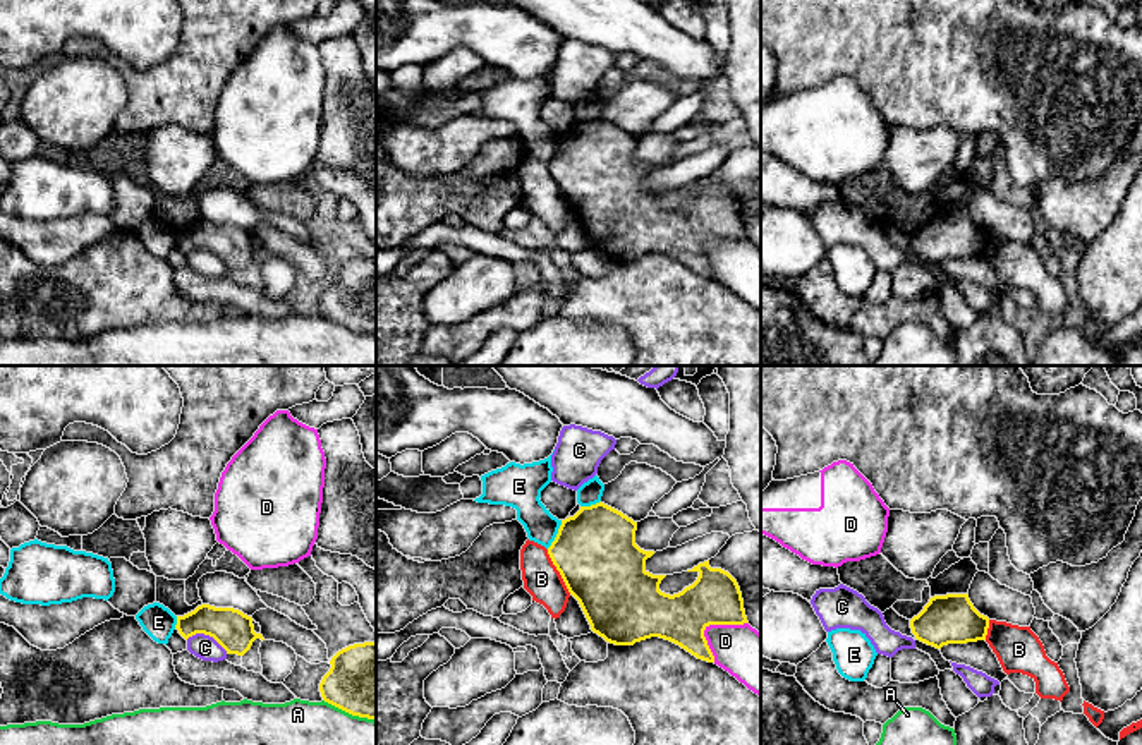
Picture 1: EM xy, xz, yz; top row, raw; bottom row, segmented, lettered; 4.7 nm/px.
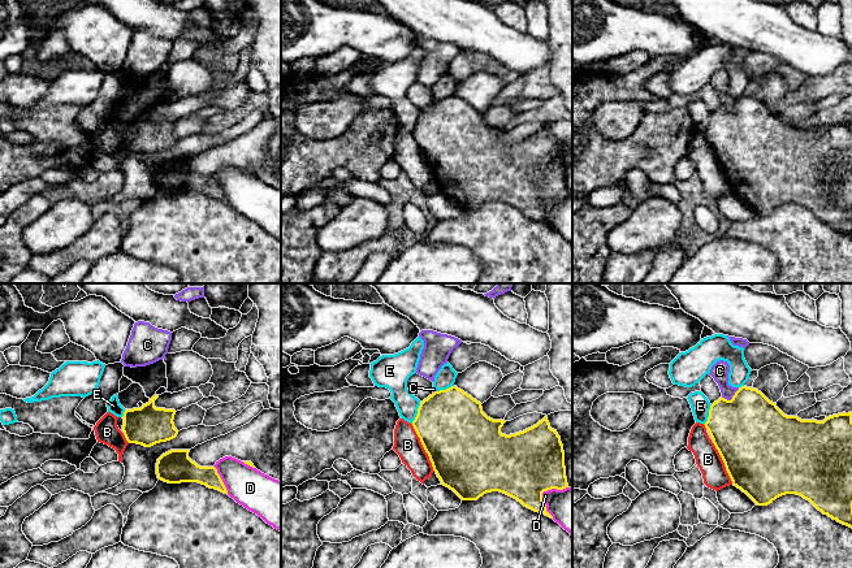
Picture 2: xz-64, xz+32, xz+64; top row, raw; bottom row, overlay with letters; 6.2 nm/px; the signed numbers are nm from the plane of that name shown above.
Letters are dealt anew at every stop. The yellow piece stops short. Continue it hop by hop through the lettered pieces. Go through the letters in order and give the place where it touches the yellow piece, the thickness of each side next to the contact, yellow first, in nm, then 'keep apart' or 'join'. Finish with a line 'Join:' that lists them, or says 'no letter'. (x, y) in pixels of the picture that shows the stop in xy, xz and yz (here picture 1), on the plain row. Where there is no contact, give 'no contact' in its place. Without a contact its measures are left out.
A: contact xy (349, 328); calibres 360 and 440 nm; keep apart
B: contact xz (558, 186); calibres 380 and 170 nm; keep apart
C: contact xy (206, 249); calibres 190 and 120 nm; keep apart
D: contact xz (710, 239); calibres 240 and 240 nm; keep apart
E: contact xz (557, 150); calibres 380 and 160 nm; keep apart
Join: no letter

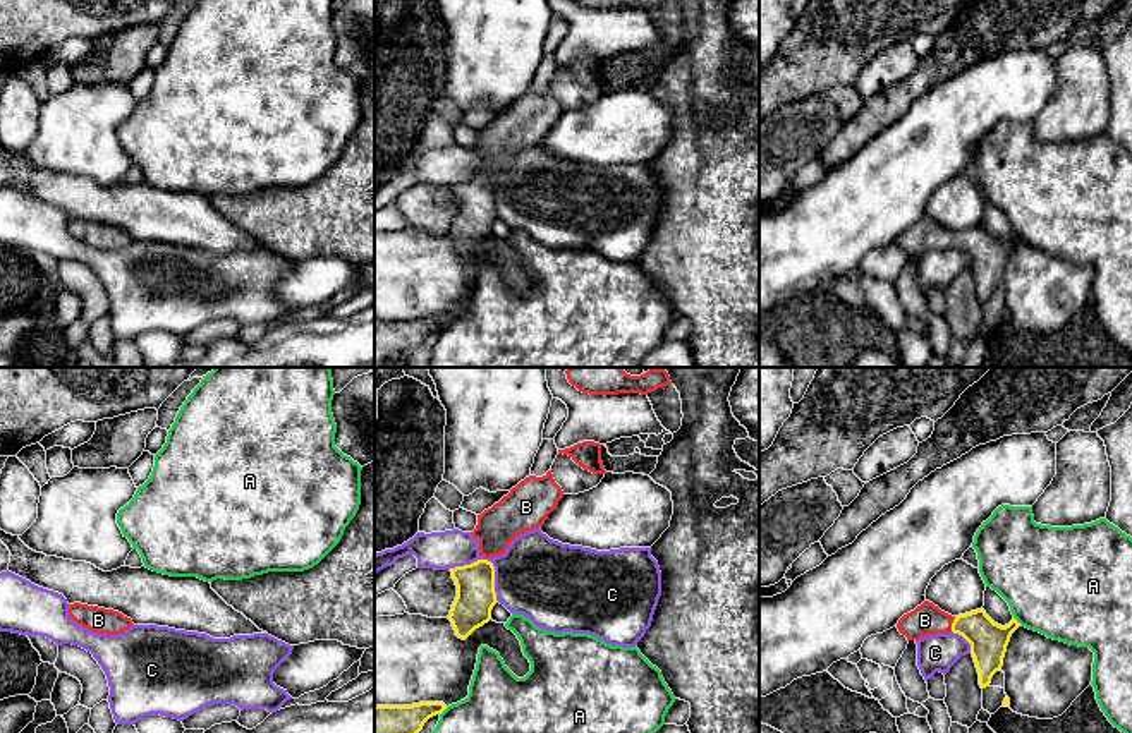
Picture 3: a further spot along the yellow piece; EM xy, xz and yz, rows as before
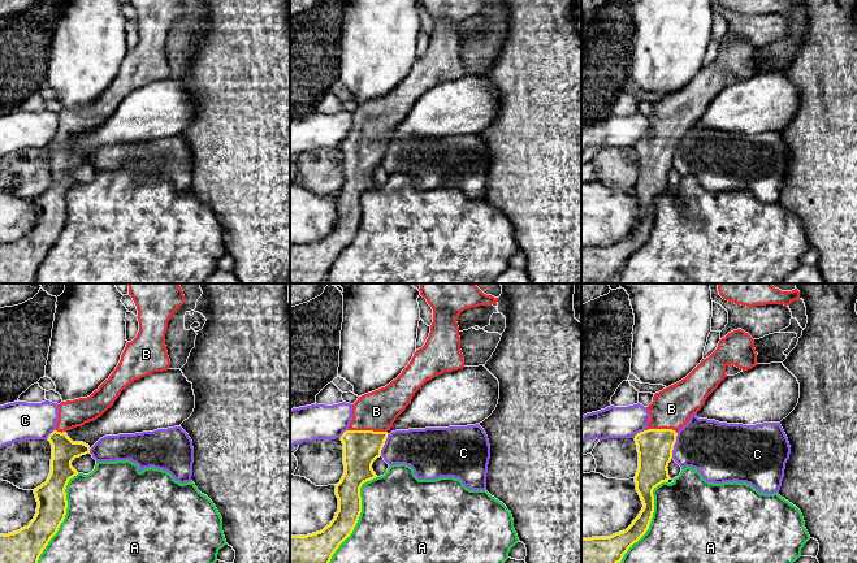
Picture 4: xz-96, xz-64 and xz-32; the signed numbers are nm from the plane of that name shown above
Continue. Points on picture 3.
A: contact xz (444, 325); calibres 190 and 480 nm; keep apart
B: contact yz (952, 239); calibres 180 and 150 nm; join
C: contact xz (490, 177); calibres 180 and 380 nm; keep apart
Join: B

